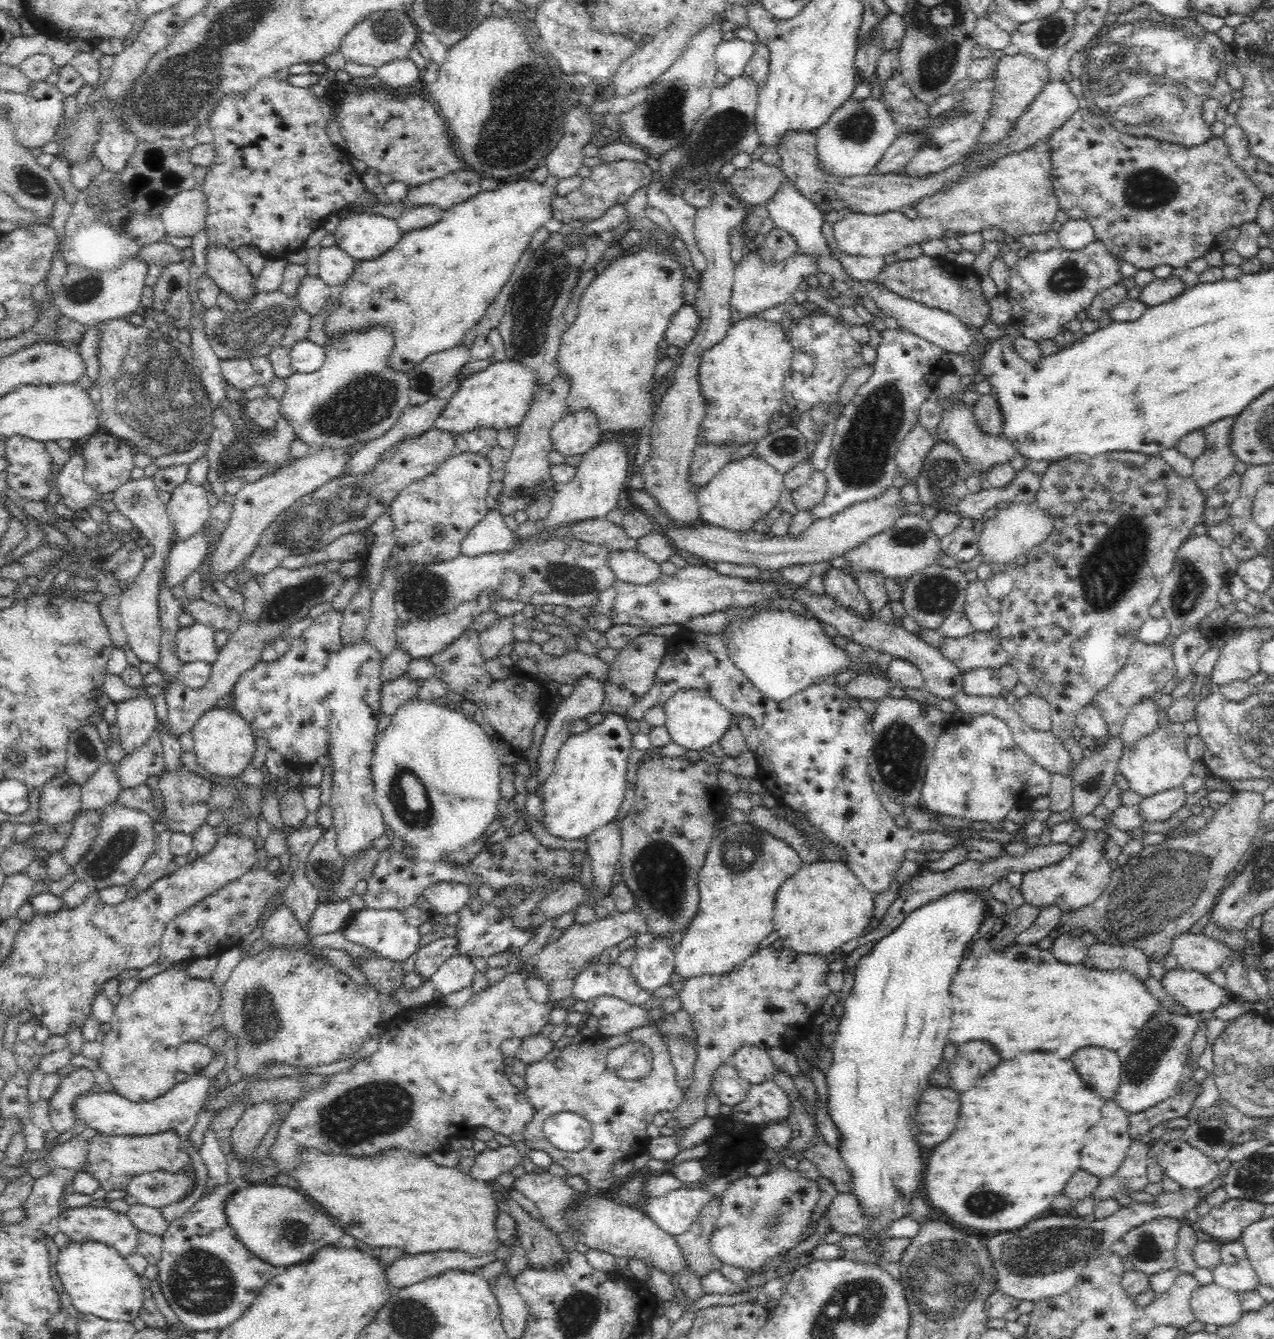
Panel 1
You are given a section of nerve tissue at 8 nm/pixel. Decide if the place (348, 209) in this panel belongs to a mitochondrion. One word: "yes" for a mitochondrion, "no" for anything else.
no

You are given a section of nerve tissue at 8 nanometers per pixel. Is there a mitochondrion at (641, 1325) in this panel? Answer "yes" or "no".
no

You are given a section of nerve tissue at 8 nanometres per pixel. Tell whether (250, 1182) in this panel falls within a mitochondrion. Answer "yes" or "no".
no

